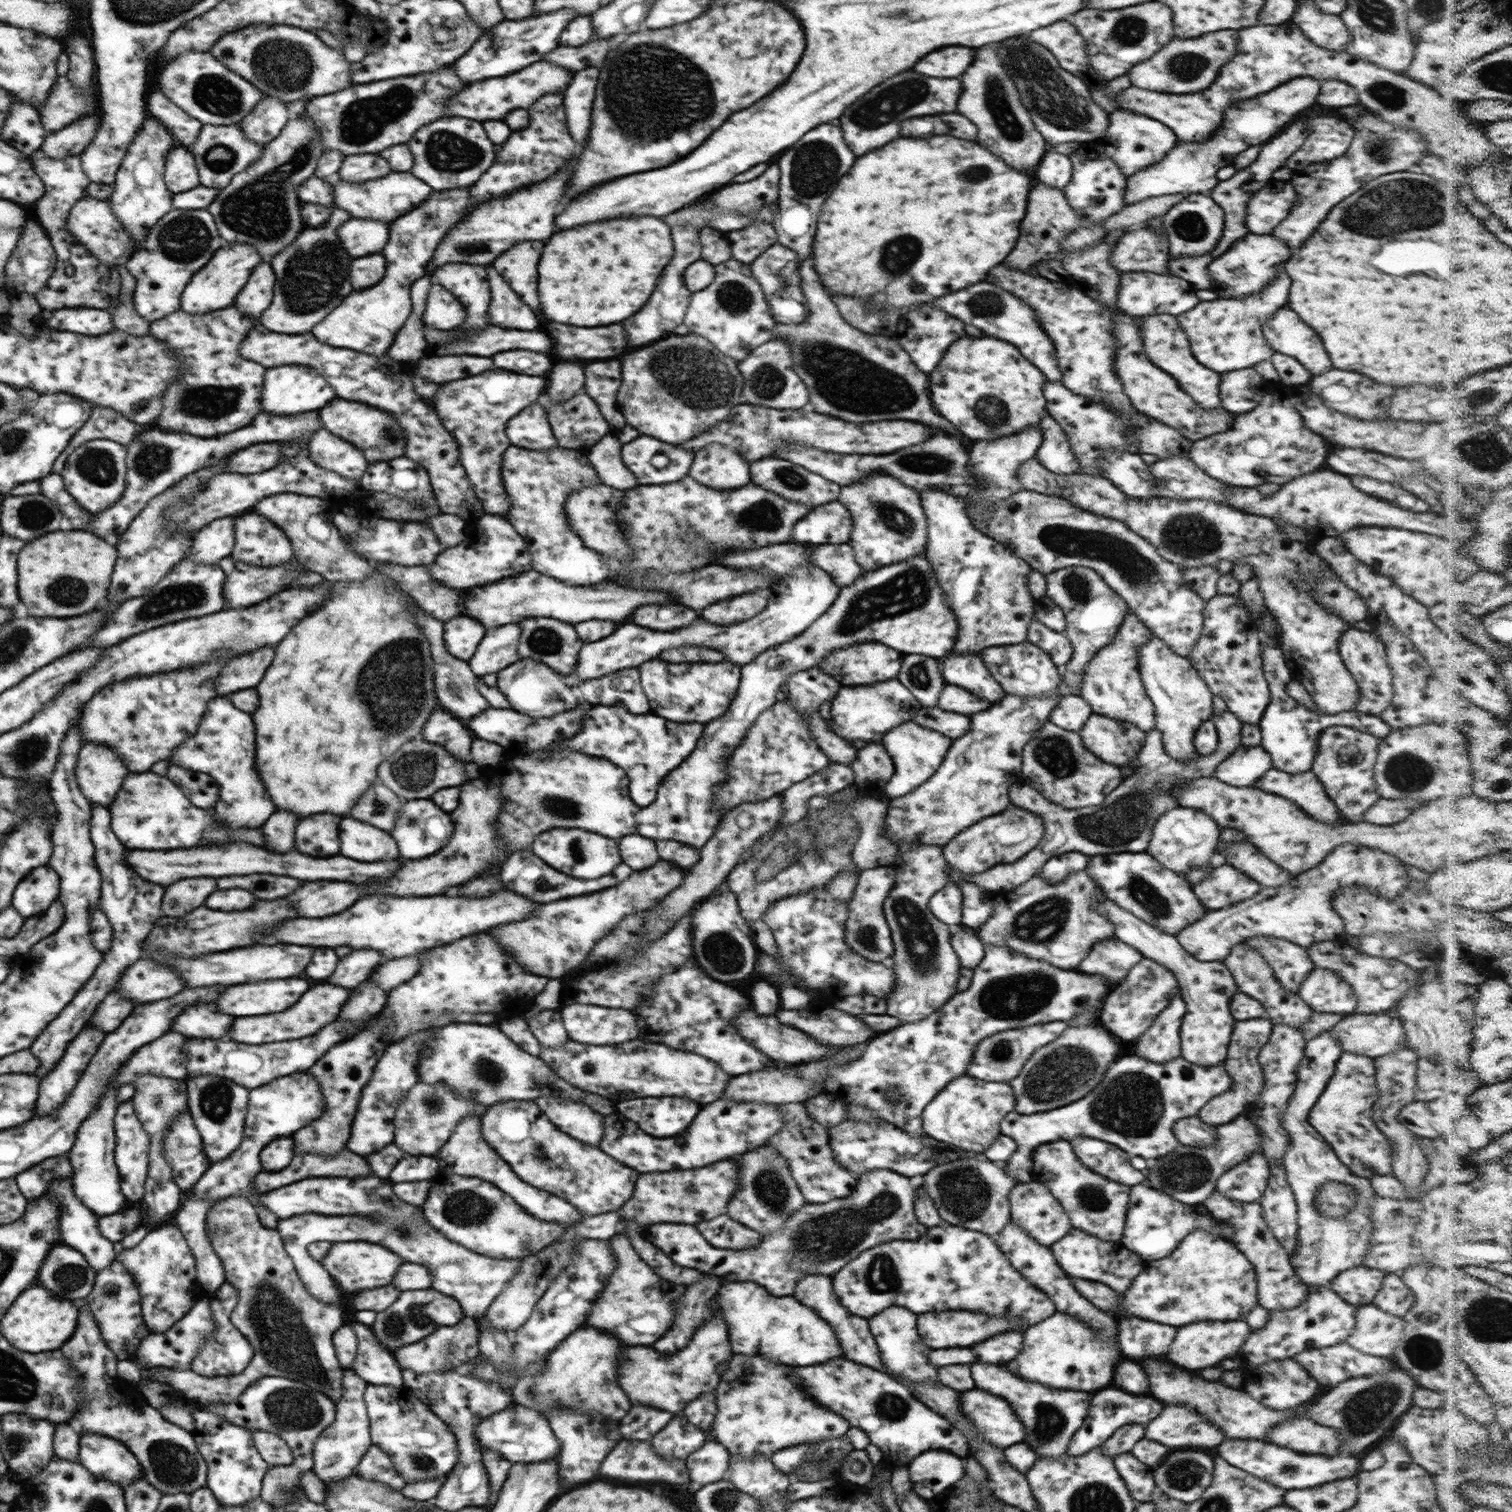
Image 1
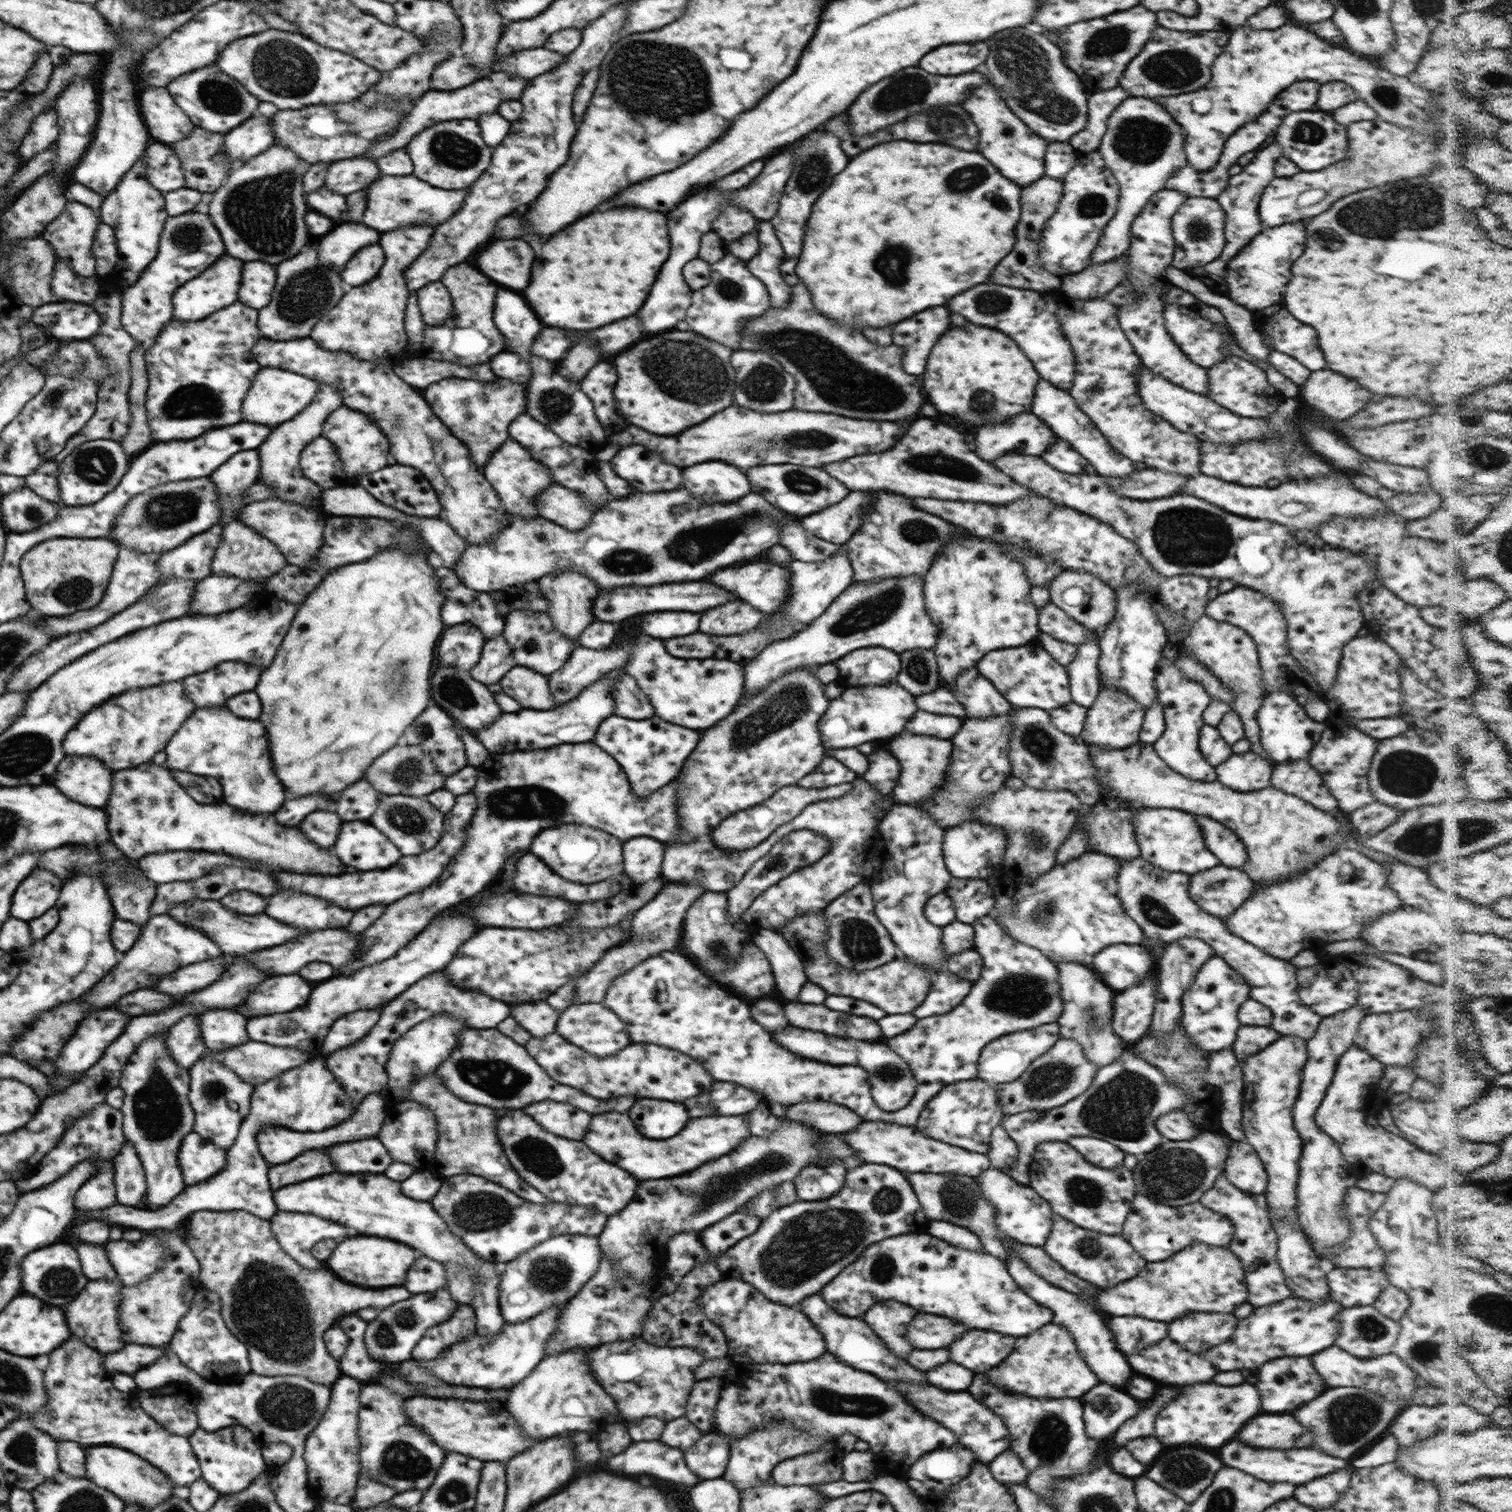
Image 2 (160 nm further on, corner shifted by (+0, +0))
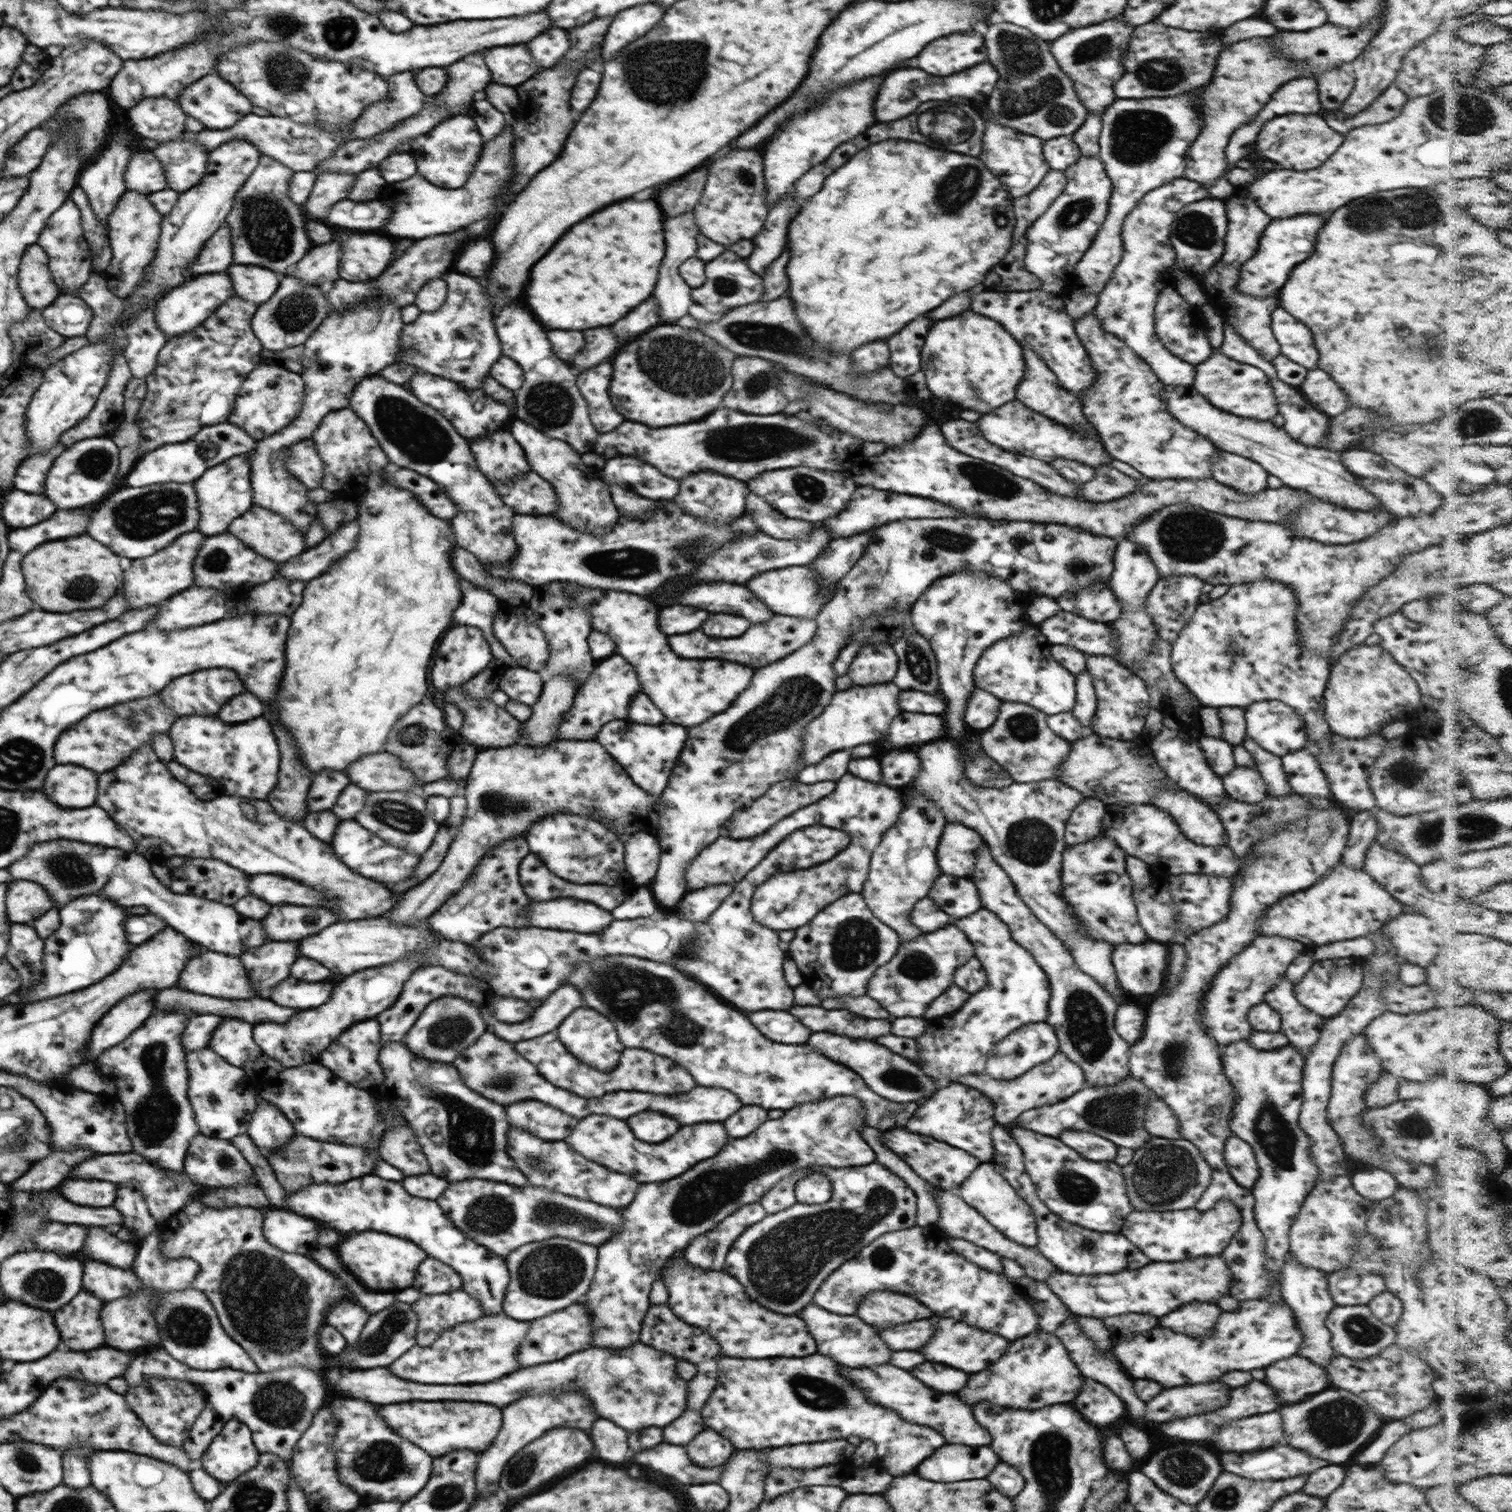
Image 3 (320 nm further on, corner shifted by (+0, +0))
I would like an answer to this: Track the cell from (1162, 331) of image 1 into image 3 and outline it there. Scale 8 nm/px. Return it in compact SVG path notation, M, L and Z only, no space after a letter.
M1184 177L1167 182L1142 197L1142 200L1136 204L1132 212L1126 216L1126 220L1123 221L1124 226L1121 237L1124 252L1122 259L1115 267L1112 278L1105 283L1104 288L1097 294L1098 302L1093 308L1095 317L1102 322L1104 331L1123 340L1148 364L1165 385L1172 385L1173 387L1192 385L1196 376L1196 367L1172 354L1156 335L1155 304L1159 292L1169 285L1167 281L1172 277L1171 272L1176 265L1176 254L1174 253L1170 237L1173 221L1184 206L1204 198L1210 198L1204 186L1200 186L1193 180L1188 180Z

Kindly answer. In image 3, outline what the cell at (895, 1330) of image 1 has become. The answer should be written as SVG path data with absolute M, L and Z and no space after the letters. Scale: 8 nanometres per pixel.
M872 1292L858 1304L857 1315L870 1326L896 1326L912 1320L930 1318L932 1310L912 1296L898 1292Z

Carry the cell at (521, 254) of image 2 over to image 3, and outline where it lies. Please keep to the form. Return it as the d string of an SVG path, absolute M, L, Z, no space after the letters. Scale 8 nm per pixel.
M486 240L466 242L454 260L454 270L466 276L484 276L494 260L494 248Z

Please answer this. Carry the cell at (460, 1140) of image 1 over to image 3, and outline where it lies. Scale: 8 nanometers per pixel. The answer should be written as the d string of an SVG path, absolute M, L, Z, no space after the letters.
M389 1042L380 1050L380 1064L383 1068L388 1101L396 1107L416 1134L416 1140L422 1146L422 1152L428 1158L430 1172L454 1183L476 1178L492 1183L504 1183L516 1188L528 1186L526 1175L516 1168L516 1164L506 1154L509 1124L505 1107L484 1098L464 1084L460 1073L453 1063L441 1063L426 1060L416 1055L404 1042Z

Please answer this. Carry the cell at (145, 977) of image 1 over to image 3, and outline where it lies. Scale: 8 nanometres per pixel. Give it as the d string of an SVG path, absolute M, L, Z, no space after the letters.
M204 950L200 955L192 957L182 972L182 978L178 986L183 991L196 994L206 994L214 998L226 998L226 1000L248 1000L254 998L254 990L250 986L248 974L244 972L244 966L238 956L226 956L220 952Z

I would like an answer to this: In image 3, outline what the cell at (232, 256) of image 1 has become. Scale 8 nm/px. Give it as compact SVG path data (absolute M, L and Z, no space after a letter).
M228 270L224 272L206 273L204 276L198 275L190 278L186 283L169 289L164 296L155 304L155 308L160 308L155 316L160 316L159 328L164 328L164 334L168 339L172 337L184 336L186 333L195 331L212 313L231 296L235 295L235 290L228 276Z

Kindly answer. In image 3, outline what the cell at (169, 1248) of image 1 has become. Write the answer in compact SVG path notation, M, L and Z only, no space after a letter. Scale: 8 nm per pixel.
M92 1227L90 1234L92 1238L88 1238L86 1246L82 1248L84 1256L124 1270L133 1270L138 1243L120 1240L116 1235L106 1232L104 1227Z

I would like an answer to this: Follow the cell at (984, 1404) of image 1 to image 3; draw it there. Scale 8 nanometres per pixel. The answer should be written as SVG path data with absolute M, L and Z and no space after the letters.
M890 1364L872 1368L840 1366L839 1372L843 1372L843 1376L847 1376L852 1384L856 1384L872 1404L889 1408L892 1412L902 1416L904 1420L914 1424L922 1424L935 1429L946 1439L947 1443L962 1444L967 1447L989 1446L991 1443L990 1433L986 1431L986 1428L982 1428L972 1416L970 1406L966 1406L954 1394L938 1394L938 1392L926 1388L924 1384L920 1384L920 1380L916 1380L910 1372L906 1372L902 1368L894 1368Z

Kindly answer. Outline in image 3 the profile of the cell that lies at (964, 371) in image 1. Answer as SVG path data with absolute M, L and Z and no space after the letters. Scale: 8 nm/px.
M966 310L932 324L922 350L922 368L934 396L983 415L1016 399L1016 387L1025 375L1021 344L995 320Z

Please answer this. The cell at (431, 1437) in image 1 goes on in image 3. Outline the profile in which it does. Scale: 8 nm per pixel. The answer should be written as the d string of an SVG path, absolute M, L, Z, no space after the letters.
M334 1400L331 1411L337 1420L336 1434L332 1441L335 1452L336 1470L338 1480L347 1484L358 1494L365 1504L375 1502L406 1502L415 1494L418 1494L432 1474L433 1457L424 1452L413 1442L404 1440L394 1433L393 1428L387 1426L382 1416L378 1416L378 1406L364 1402L364 1400Z

